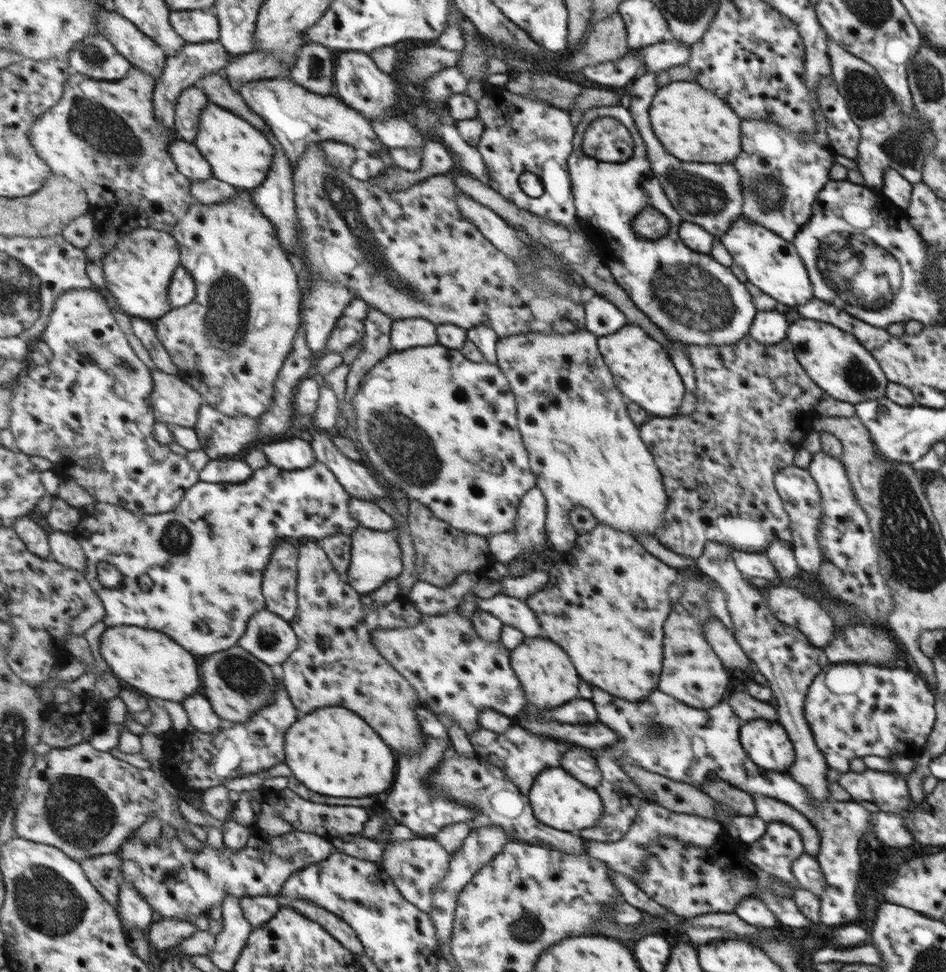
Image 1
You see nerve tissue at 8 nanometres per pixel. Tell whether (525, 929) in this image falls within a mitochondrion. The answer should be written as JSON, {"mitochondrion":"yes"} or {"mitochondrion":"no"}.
{"mitochondrion":"yes"}

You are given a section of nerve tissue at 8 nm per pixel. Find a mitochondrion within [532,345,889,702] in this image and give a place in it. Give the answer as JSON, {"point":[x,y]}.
{"point":[860,377]}

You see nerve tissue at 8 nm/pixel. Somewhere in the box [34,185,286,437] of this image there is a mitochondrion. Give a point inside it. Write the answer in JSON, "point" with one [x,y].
{"point":[226,320]}

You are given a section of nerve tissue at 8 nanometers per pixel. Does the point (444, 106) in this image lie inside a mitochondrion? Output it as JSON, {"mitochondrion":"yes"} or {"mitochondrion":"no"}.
{"mitochondrion":"no"}

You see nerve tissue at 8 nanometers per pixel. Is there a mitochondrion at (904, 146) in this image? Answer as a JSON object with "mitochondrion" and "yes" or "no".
{"mitochondrion":"yes"}

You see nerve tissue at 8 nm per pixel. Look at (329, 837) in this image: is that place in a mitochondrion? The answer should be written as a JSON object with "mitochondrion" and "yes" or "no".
{"mitochondrion":"no"}

